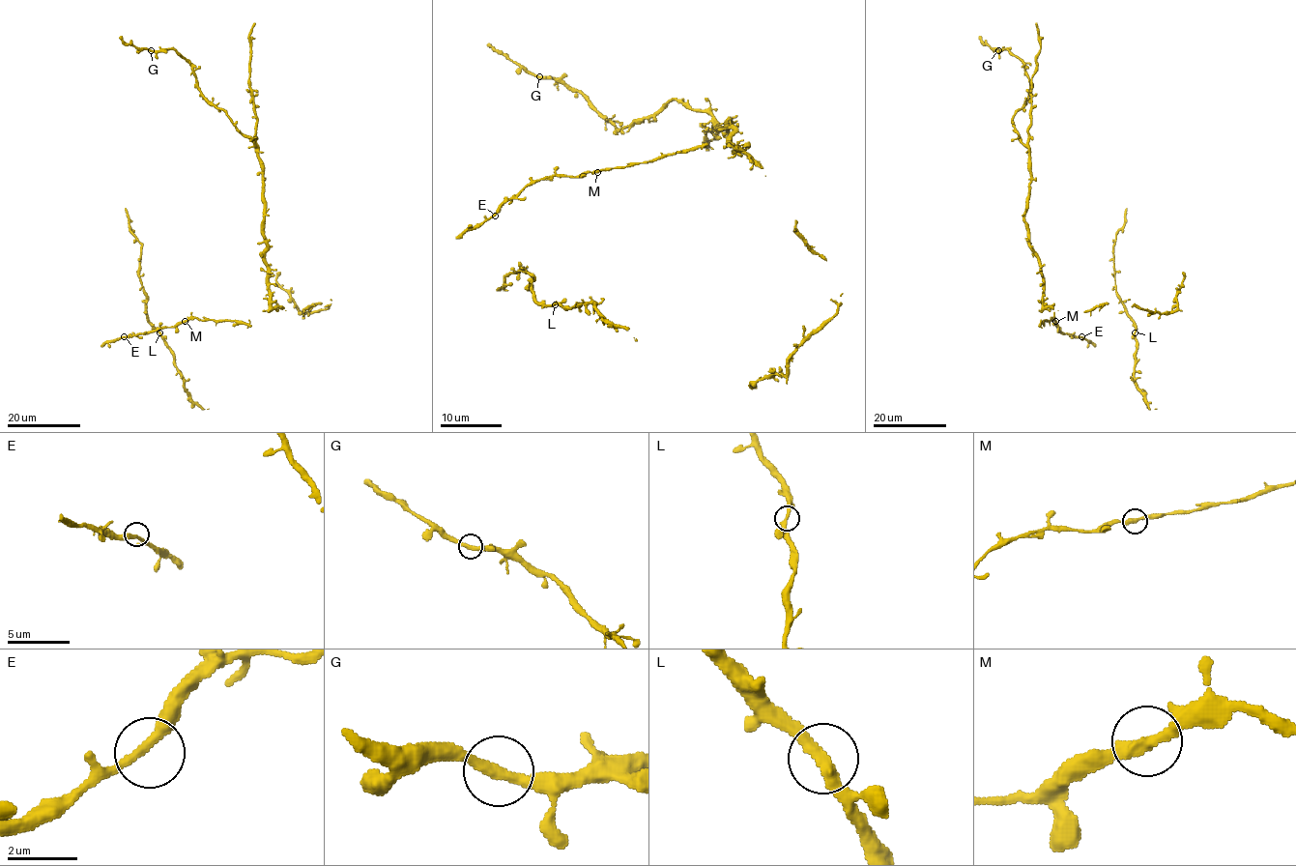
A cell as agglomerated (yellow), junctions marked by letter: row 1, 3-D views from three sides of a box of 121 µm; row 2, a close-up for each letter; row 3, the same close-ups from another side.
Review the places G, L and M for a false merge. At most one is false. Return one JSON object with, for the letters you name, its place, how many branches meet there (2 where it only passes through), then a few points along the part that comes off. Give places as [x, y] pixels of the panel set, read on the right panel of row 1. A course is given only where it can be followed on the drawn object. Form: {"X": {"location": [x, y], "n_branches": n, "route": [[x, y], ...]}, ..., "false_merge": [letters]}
{"false_merge": []}

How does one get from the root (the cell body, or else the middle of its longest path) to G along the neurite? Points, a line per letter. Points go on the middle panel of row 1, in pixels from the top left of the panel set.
G: (738, 150), (731, 144), (729, 120), (721, 129), (705, 112), (678, 100), (618, 129), (579, 92), (539, 76)

